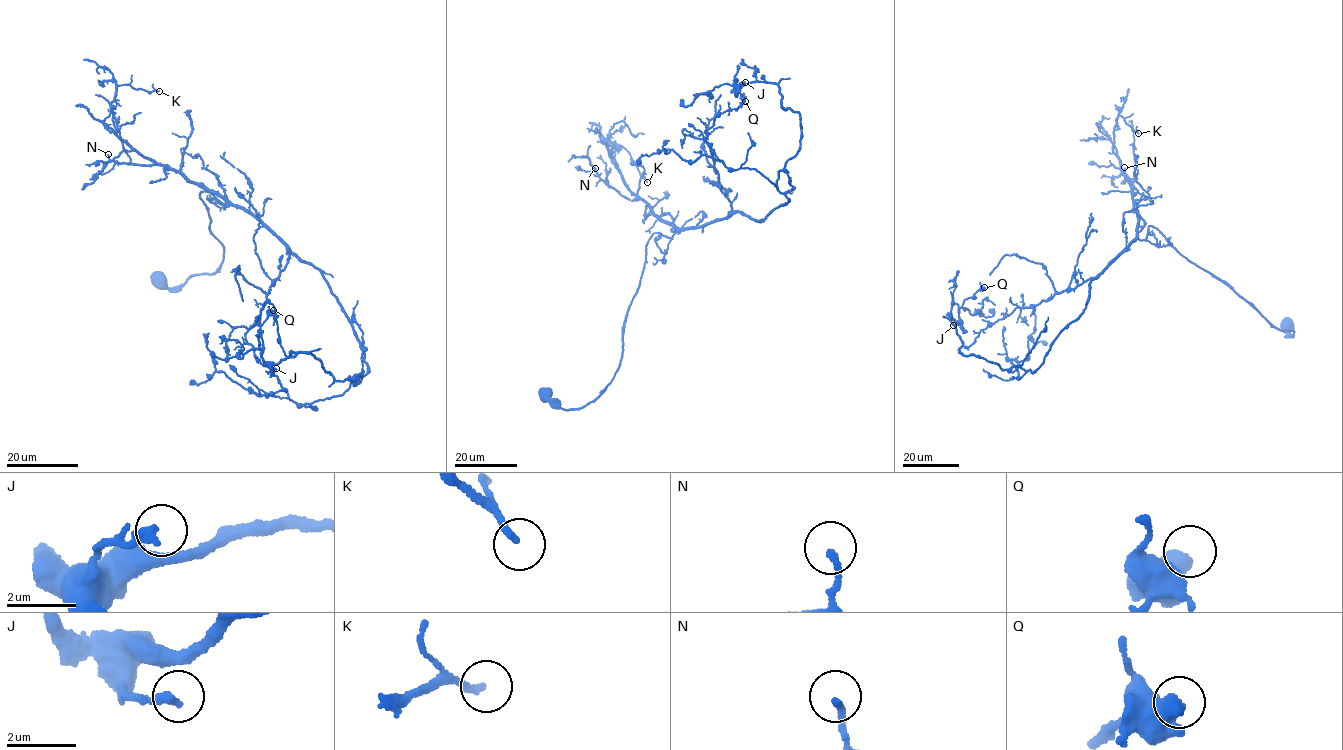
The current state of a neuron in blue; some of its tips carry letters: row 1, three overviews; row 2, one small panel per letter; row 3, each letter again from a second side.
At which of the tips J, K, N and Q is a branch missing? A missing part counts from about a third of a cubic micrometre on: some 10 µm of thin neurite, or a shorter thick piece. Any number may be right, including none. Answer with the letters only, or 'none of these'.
none of these

